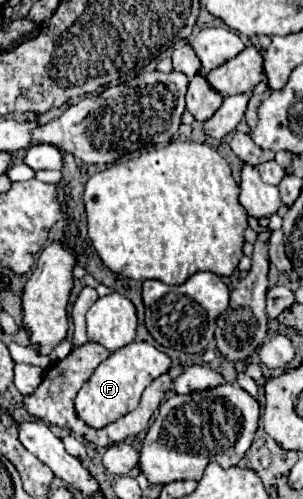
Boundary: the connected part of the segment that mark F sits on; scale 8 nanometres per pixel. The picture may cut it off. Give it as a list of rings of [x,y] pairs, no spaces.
[[[130,342],[118,348],[94,370],[94,374],[80,388],[76,396],[78,416],[94,428],[102,428],[110,424],[112,420],[116,420],[116,416],[124,416],[124,412],[130,412],[132,408],[136,408],[142,390],[154,378],[166,374],[168,368],[170,368],[170,358],[148,342]]]

